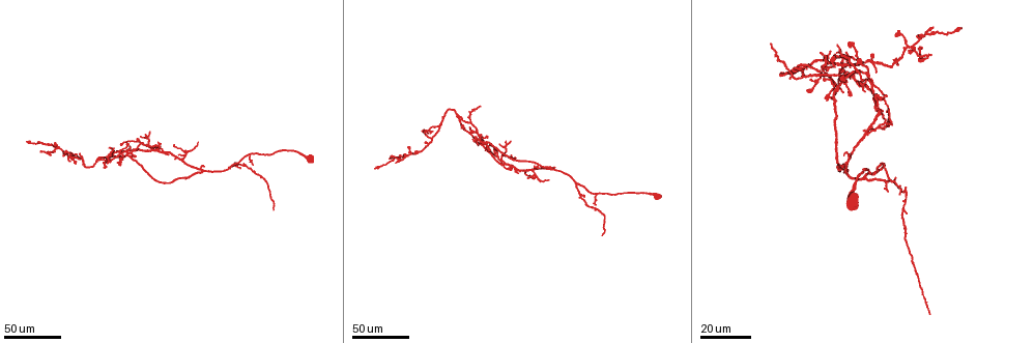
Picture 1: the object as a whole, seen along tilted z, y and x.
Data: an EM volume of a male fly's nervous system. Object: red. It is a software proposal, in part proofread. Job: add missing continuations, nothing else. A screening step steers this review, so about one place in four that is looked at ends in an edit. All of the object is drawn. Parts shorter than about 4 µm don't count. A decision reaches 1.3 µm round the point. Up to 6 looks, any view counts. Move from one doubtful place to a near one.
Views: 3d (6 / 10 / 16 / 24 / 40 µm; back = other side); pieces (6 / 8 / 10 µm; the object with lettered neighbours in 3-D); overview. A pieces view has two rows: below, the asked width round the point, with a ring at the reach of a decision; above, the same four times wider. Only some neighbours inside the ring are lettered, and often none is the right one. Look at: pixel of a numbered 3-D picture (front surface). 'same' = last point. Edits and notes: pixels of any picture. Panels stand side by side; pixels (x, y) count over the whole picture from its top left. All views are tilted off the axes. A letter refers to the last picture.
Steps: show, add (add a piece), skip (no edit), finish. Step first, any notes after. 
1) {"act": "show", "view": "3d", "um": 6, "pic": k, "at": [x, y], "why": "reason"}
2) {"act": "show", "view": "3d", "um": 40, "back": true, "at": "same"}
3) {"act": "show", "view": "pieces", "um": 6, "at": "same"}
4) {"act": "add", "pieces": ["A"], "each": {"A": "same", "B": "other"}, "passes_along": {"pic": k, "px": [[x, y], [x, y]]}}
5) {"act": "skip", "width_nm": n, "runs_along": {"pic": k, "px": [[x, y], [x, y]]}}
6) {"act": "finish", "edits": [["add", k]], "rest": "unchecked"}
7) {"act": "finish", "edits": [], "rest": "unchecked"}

{"act": "show", "view": "3d", "um": 40, "pic": 1, "at": [538, 168], "why": "thin end"}

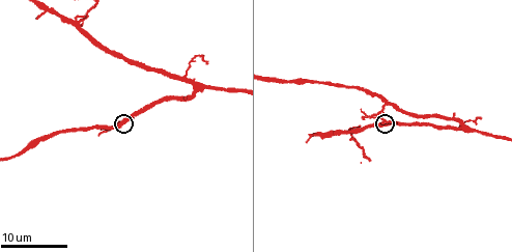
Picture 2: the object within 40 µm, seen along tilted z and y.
{"act": "show", "view": "pieces", "um": 10, "pic": 2, "at": [394, 121]}

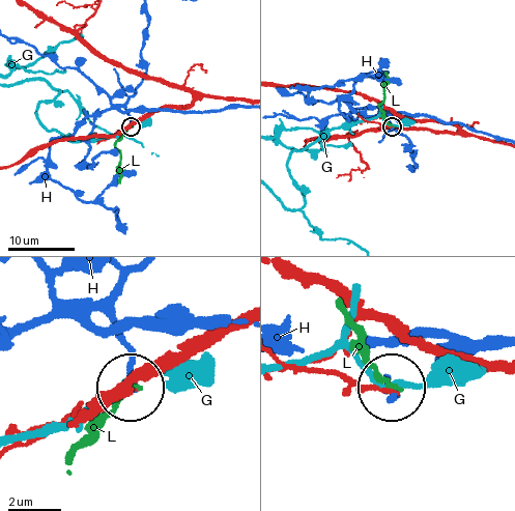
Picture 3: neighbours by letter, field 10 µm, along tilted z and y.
{"act": "skip", "width_nm": 150, "each": {"G": "other", "H": "other", "L": "other"}, "found": "none of them fits"}

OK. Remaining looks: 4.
{"act": "show", "view": "3d", "um": 40, "pic": 1, "at": [126, 143], "why": "free end"}

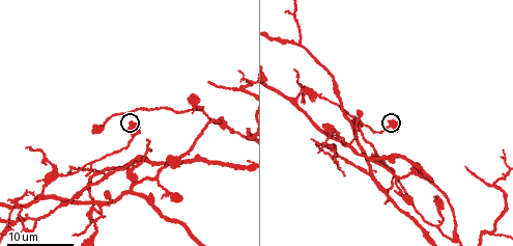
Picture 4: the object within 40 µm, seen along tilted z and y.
{"act": "show", "view": "pieces", "um": 10, "pic": 4, "at": [138, 125], "why": "see the neighbours"}

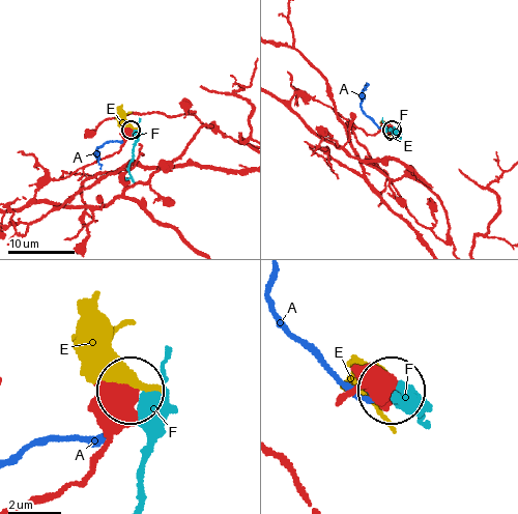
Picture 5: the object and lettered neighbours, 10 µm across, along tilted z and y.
{"act": "skip", "each": {"A": "other", "E": "other", "F": "other"}, "runs_along": {"pic": 5, "px": [[35, 192], [52, 179], [65, 177], [112, 155], [130, 130]]}, "found": "no lettered piece goes on from it"}

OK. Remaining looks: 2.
{"act": "show", "view": "3d", "um": 24, "pic": 4, "at": [149, 138], "why": "free end"}

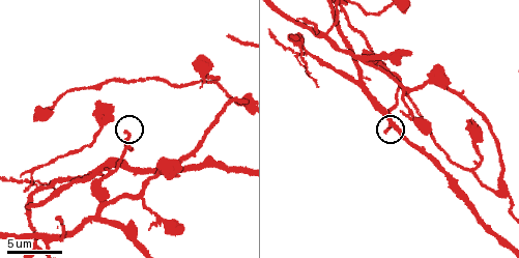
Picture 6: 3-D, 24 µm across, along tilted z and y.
{"act": "show", "view": "pieces", "um": 8, "pic": 6, "at": [385, 131]}

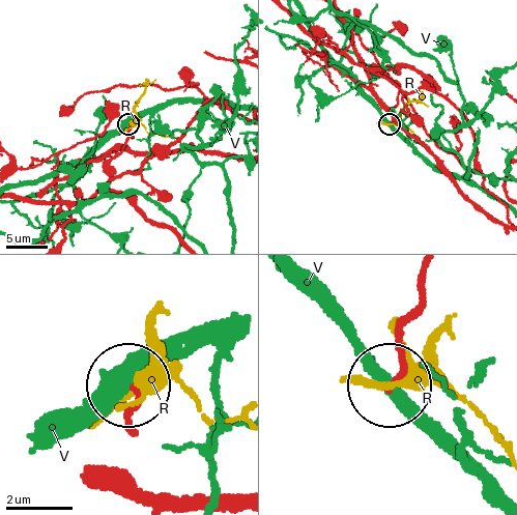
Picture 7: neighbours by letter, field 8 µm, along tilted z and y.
{"act": "skip", "width_nm": 180, "each": {"R": "other", "V": "other"}, "runs_along": {"pic": 7, "px": [[422, 276], [394, 381]]}, "found": "none of them fits"}

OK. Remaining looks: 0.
{"act": "finish", "edits": [], "rest": "unchecked"}

